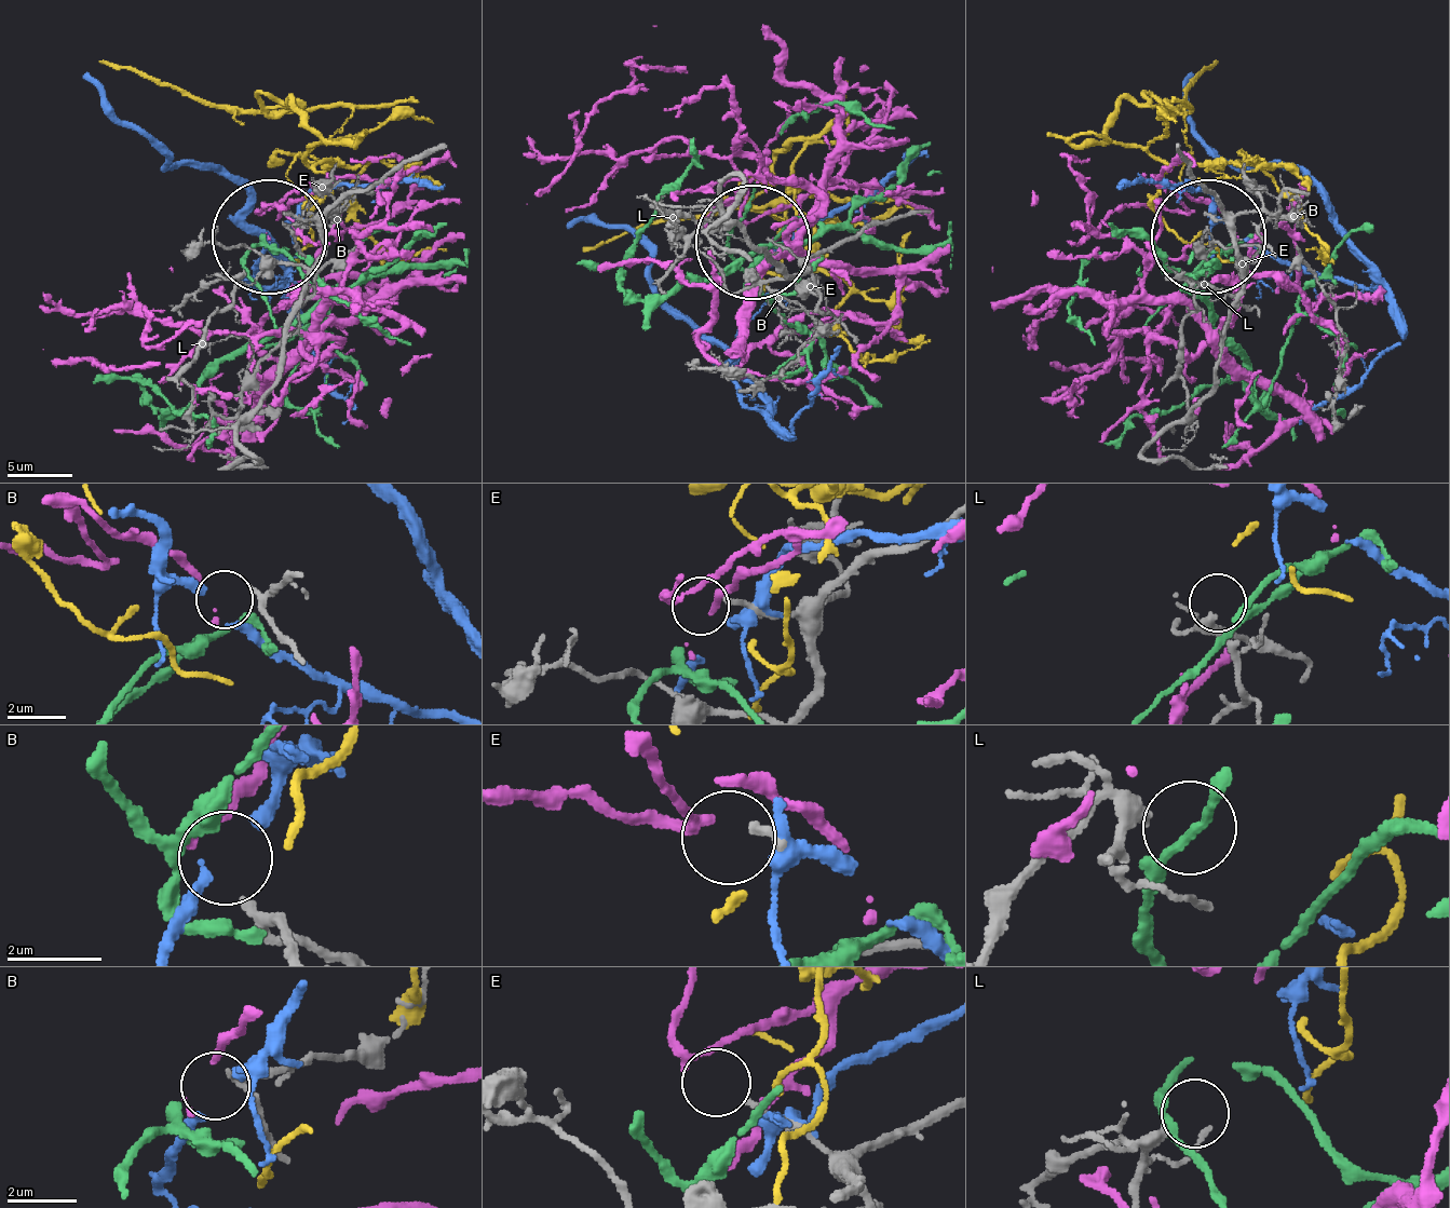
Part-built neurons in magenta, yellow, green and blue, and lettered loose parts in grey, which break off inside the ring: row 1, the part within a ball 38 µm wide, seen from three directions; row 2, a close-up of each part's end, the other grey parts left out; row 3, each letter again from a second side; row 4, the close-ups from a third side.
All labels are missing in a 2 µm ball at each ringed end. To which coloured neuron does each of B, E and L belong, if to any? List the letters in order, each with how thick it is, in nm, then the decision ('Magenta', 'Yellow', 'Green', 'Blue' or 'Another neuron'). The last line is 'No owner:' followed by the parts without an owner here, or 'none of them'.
B: Thickness 140 nm. Another neuron
E: Thickness 170 nm. Another neuron
L: Thickness 280 nm. Another neuron
No owner: B, E, L

